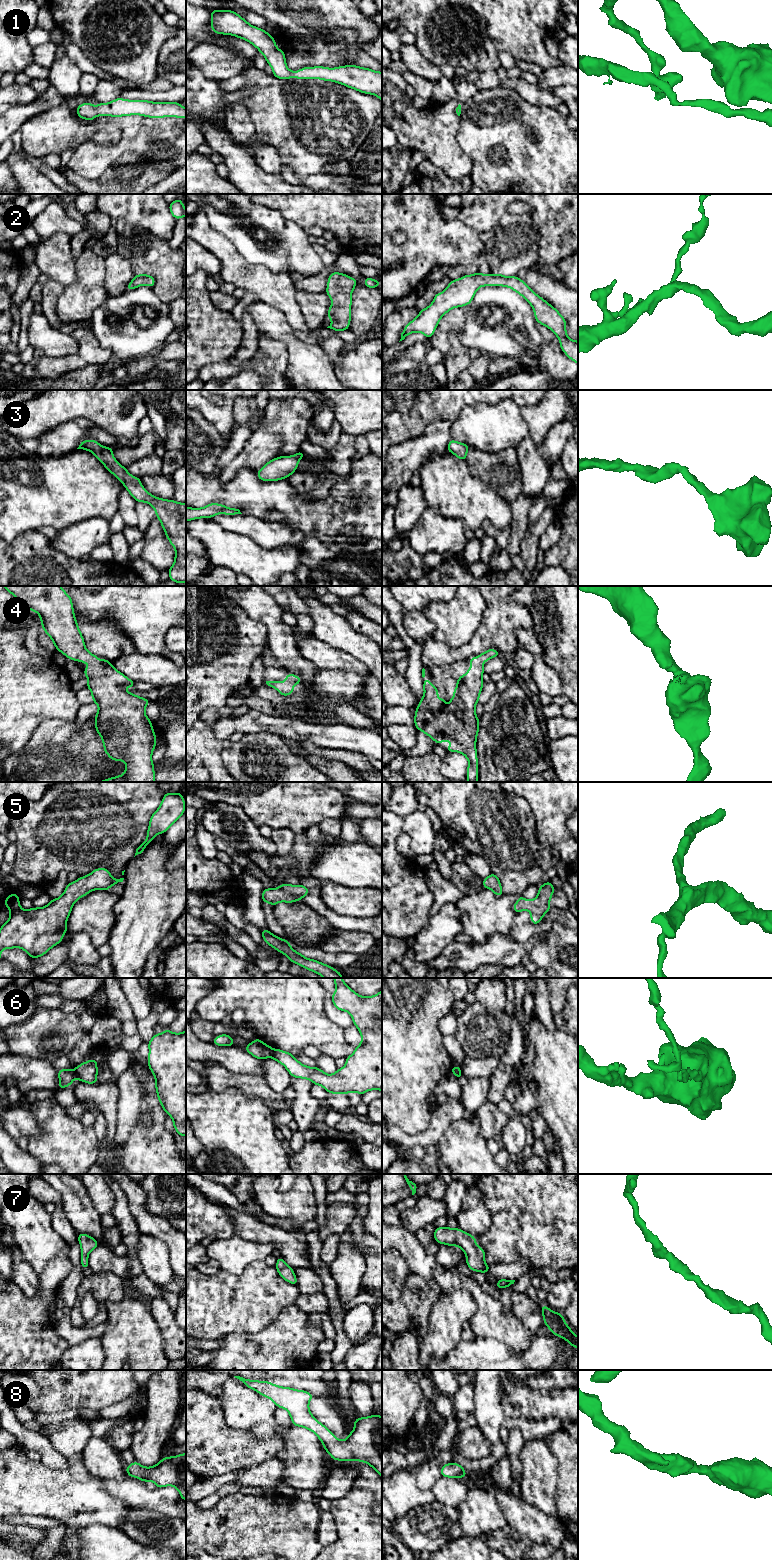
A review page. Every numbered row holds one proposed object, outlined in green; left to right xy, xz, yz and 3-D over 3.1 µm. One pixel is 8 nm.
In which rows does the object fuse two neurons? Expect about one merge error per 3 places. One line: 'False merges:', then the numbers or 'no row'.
False merges: 6

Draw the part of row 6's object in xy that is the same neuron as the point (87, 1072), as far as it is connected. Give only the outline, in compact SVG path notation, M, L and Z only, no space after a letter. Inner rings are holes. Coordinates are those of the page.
M95 1059L88 1060L76 1066L76 1079L89 1084L96 1084L97 1082L97 1061Z

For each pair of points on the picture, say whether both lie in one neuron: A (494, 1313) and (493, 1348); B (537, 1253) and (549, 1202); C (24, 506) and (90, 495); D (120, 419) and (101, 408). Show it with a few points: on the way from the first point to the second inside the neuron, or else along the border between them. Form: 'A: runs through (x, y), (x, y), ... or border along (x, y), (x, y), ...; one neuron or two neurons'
A: border along (475, 1336), (496, 1339), (502, 1342), (512, 1353); two neurons
B: runs through (546, 1240), (549, 1237), (549, 1215); one neuron
C: runs through (40, 495), (74, 495); one neuron
D: runs through (115, 414), (109, 408), (106, 408); one neuron

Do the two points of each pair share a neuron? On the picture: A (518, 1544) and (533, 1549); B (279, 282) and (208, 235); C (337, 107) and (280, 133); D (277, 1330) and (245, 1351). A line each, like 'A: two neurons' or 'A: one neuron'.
A: one neuron
B: one neuron
C: one neuron
D: one neuron

